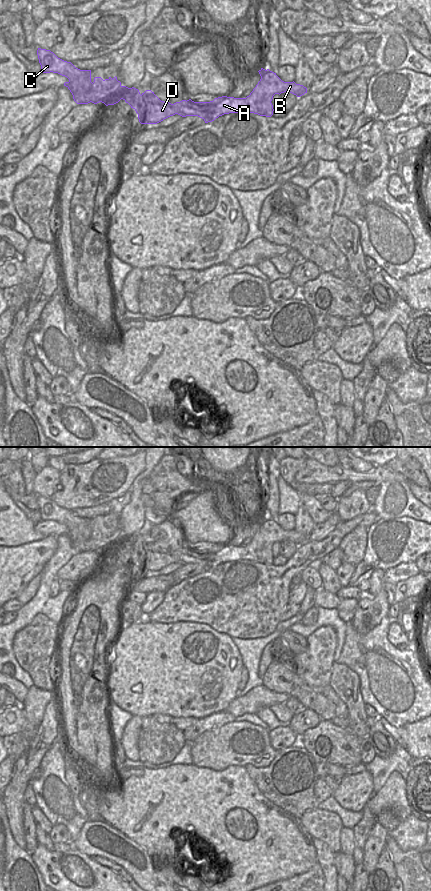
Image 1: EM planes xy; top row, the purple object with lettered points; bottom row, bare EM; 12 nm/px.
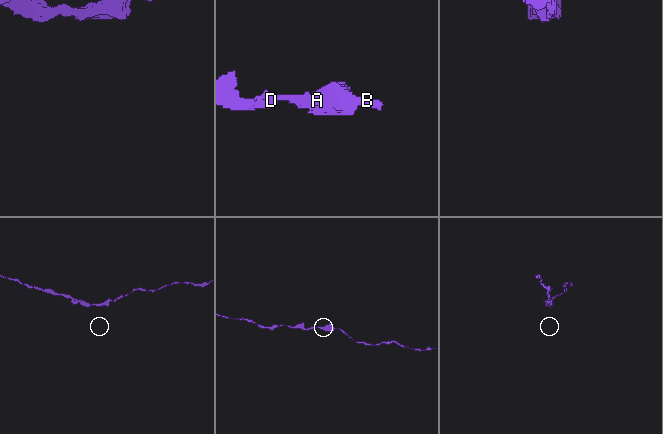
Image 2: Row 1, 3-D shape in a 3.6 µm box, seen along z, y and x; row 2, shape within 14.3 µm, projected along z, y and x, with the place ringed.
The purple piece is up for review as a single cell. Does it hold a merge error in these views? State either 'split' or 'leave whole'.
leave whole

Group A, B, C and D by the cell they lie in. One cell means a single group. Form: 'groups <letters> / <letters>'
groups A B C D

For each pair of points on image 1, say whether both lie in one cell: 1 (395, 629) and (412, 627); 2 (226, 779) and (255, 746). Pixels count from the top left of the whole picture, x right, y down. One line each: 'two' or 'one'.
1: two
2: two

